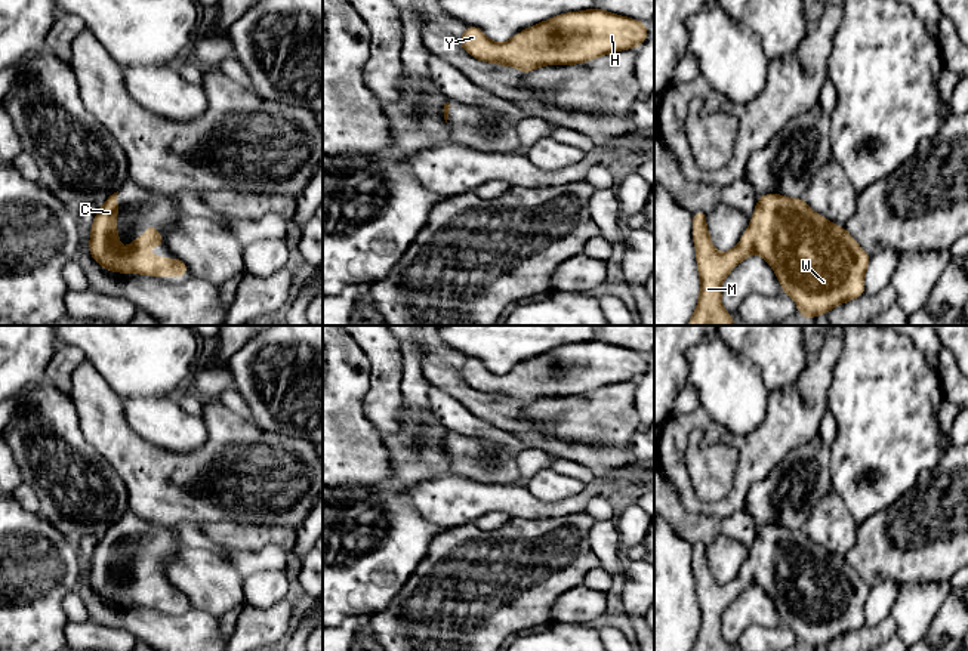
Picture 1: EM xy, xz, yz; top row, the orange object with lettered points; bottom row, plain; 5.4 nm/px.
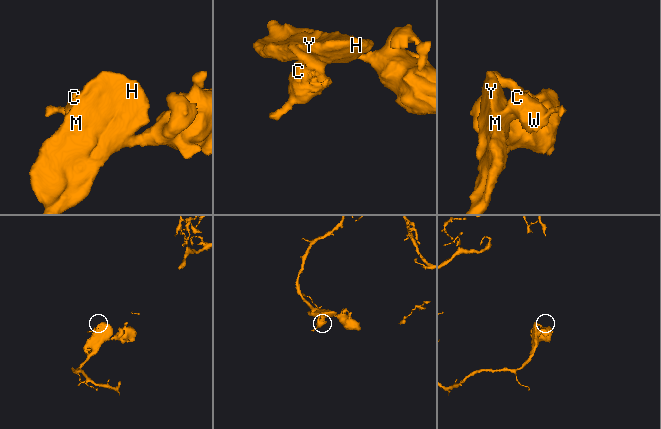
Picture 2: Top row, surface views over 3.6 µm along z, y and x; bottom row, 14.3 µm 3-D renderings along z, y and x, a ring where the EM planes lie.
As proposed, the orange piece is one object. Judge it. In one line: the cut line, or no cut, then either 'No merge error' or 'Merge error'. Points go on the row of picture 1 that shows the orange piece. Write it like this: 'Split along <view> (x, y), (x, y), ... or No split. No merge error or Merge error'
No split. No merge error

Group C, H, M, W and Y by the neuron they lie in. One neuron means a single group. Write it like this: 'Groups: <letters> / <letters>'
Groups: C H M W Y

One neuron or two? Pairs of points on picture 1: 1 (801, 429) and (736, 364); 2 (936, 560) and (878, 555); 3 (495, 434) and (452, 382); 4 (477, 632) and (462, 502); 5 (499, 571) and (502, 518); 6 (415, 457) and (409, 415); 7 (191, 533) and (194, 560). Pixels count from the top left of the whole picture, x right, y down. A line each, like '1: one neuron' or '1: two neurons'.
1: two neurons
2: one neuron
3: two neurons
4: two neurons
5: two neurons
6: one neuron
7: two neurons

